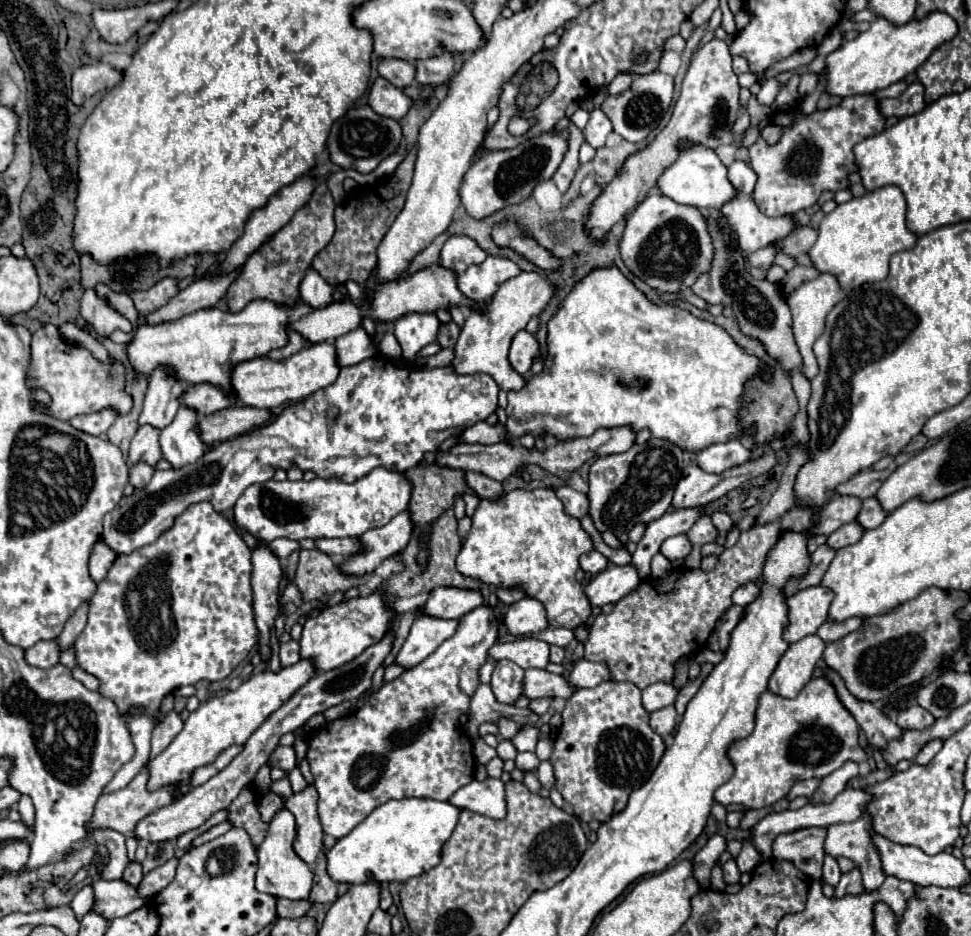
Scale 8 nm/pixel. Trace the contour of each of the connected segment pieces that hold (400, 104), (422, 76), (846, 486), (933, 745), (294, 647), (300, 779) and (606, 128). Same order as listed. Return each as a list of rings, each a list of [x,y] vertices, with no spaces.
[[[376,78],[376,82],[370,86],[368,106],[384,118],[400,120],[410,110],[412,100],[400,88],[394,88],[388,80]]]
[[[444,50],[440,56],[432,56],[426,60],[416,60],[416,82],[438,86],[450,80],[456,70],[456,56]]]
[[[862,470],[856,476],[852,476],[848,482],[838,484],[836,486],[836,494],[840,496],[856,496],[860,500],[866,500],[870,496],[874,496],[880,488],[880,484],[886,480],[886,476],[890,476],[890,470]]]
[[[942,738],[928,742],[928,744],[920,750],[920,754],[914,758],[914,762],[916,762],[916,764],[928,764],[928,762],[936,756],[936,752],[942,748],[942,744],[944,744],[944,740],[942,740]]]
[[[296,640],[280,644],[280,662],[284,668],[296,664],[298,660],[300,660],[300,644]]]
[[[294,768],[290,774],[288,774],[288,780],[290,780],[290,784],[292,784],[292,790],[294,792],[302,792],[308,784],[306,784],[306,780],[304,780],[304,776],[300,774],[300,770],[298,768]]]
[[[596,94],[592,98],[592,104],[594,104],[594,110],[590,112],[590,120],[584,128],[584,138],[590,146],[594,148],[600,148],[604,146],[606,142],[606,136],[612,132],[612,124],[608,120],[608,116],[602,112],[602,102],[606,100],[606,94]]]

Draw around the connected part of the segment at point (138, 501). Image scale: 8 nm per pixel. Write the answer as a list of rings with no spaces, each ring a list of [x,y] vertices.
[[[372,356],[372,358],[366,358],[366,360],[362,360],[362,362],[356,364],[356,366],[340,368],[340,374],[338,374],[338,378],[336,378],[334,384],[330,384],[330,386],[318,390],[316,394],[308,396],[306,402],[302,402],[302,404],[292,404],[292,406],[288,406],[282,414],[278,414],[276,418],[272,418],[266,426],[256,428],[252,434],[248,432],[248,434],[242,434],[242,436],[238,436],[238,438],[232,438],[232,440],[226,440],[226,442],[222,442],[222,444],[216,444],[216,446],[214,446],[212,450],[208,450],[196,464],[190,464],[190,466],[180,468],[180,470],[174,470],[174,468],[172,468],[172,470],[156,470],[154,476],[152,476],[152,480],[150,480],[150,484],[148,484],[146,488],[134,490],[132,496],[122,498],[122,502],[118,504],[118,508],[114,508],[110,514],[104,516],[102,542],[108,544],[116,554],[130,554],[130,552],[134,552],[134,550],[138,550],[138,548],[142,548],[142,546],[146,546],[146,544],[152,544],[166,528],[170,528],[170,524],[174,522],[174,516],[182,514],[190,504],[206,500],[206,502],[210,502],[210,504],[214,506],[216,512],[226,512],[228,508],[232,508],[232,506],[236,504],[236,500],[242,496],[242,492],[244,492],[250,484],[270,480],[278,468],[288,470],[290,466],[300,466],[300,470],[312,470],[312,472],[316,472],[316,476],[320,476],[320,478],[326,478],[326,480],[328,480],[328,478],[338,478],[338,480],[350,482],[350,484],[356,482],[356,480],[360,480],[362,476],[370,474],[370,472],[372,472],[374,468],[378,468],[378,466],[382,466],[382,468],[386,468],[386,470],[406,472],[408,468],[416,466],[416,464],[422,460],[422,456],[424,456],[426,452],[436,452],[436,450],[440,448],[440,444],[442,444],[442,430],[448,430],[448,428],[462,430],[462,428],[468,428],[470,424],[476,424],[476,422],[480,422],[480,420],[486,420],[486,418],[496,410],[496,406],[498,406],[498,390],[500,390],[498,384],[494,384],[494,380],[490,380],[490,376],[454,376],[454,372],[450,372],[450,368],[446,368],[446,366],[444,366],[444,368],[432,368],[432,370],[410,370],[410,368],[406,368],[406,366],[394,366],[394,360],[390,360],[390,358],[386,358],[386,356]]]

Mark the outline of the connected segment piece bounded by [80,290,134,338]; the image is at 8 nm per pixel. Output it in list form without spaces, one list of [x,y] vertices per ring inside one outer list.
[[[94,290],[84,292],[80,316],[96,332],[98,338],[108,338],[114,330],[134,330],[134,326],[122,314],[112,310],[104,300],[100,300]]]

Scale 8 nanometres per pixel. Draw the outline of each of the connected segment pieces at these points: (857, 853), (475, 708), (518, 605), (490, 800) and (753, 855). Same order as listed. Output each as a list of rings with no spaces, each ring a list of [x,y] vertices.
[[[862,816],[850,824],[830,826],[824,842],[824,852],[828,856],[846,856],[858,866],[866,892],[878,890],[886,878],[878,864],[878,852],[870,848],[870,832],[874,832],[870,818]]]
[[[482,684],[476,690],[476,694],[472,696],[472,702],[470,702],[470,722],[466,726],[466,734],[472,740],[476,740],[478,738],[478,726],[482,722],[498,724],[500,718],[510,718],[510,720],[514,720],[520,726],[538,722],[538,716],[534,716],[534,712],[530,712],[528,708],[516,708],[516,706],[498,702],[494,698],[490,686],[488,684]]]
[[[522,598],[510,604],[504,612],[504,626],[512,636],[534,634],[546,630],[546,612],[542,612],[542,604],[538,604],[538,600]]]
[[[486,778],[484,782],[472,780],[456,790],[448,802],[460,810],[472,810],[488,818],[502,818],[506,814],[504,784],[496,778]]]
[[[744,840],[744,846],[742,846],[742,852],[740,856],[736,858],[736,864],[738,864],[738,870],[744,874],[744,872],[752,872],[758,864],[760,864],[760,854],[756,852],[756,848],[750,844],[750,840]]]

